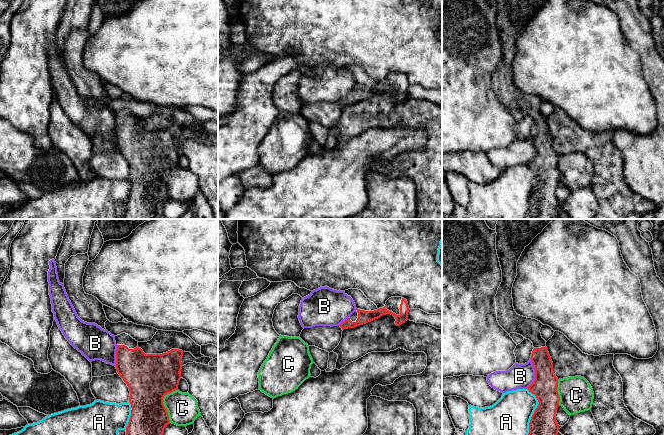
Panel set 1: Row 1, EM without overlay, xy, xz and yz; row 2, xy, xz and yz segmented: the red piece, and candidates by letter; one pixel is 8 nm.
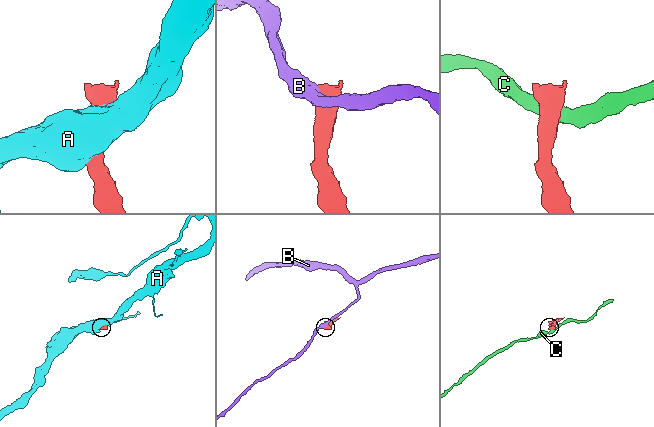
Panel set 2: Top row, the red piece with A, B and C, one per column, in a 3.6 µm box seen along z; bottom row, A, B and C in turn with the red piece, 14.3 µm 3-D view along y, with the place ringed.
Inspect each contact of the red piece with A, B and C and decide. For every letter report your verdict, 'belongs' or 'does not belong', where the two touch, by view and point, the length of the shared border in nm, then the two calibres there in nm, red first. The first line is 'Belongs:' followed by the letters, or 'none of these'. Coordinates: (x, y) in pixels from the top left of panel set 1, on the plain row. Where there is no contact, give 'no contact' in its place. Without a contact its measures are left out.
Belongs: none of these
A: does not belong | yz (532, 192) | 440 nm | 260/400 nm
B: does not belong | yz (535, 149) | 240 nm | 200/200 nm
C: does not belong | xy (162, 179) | 280 nm | 380/240 nm

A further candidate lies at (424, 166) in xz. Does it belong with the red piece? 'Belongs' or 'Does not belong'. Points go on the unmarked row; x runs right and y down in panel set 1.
Does not belong

